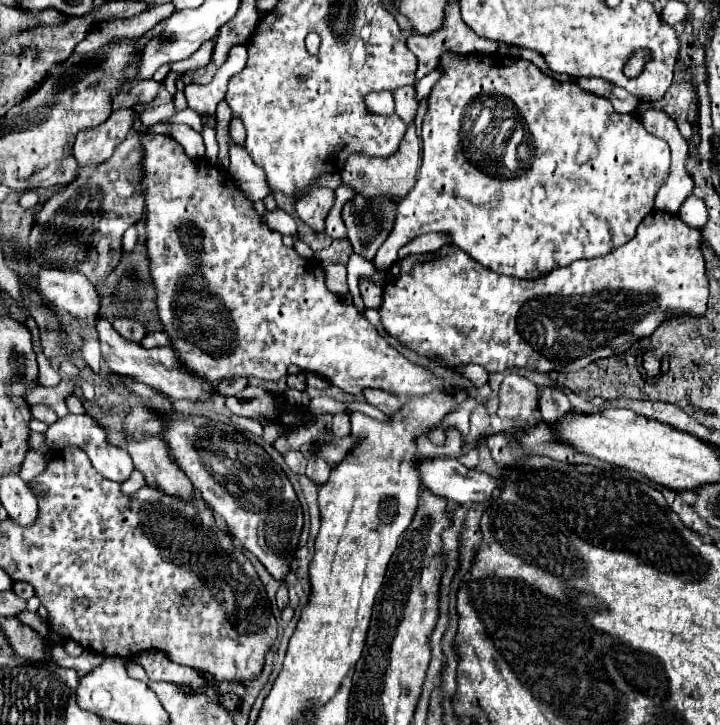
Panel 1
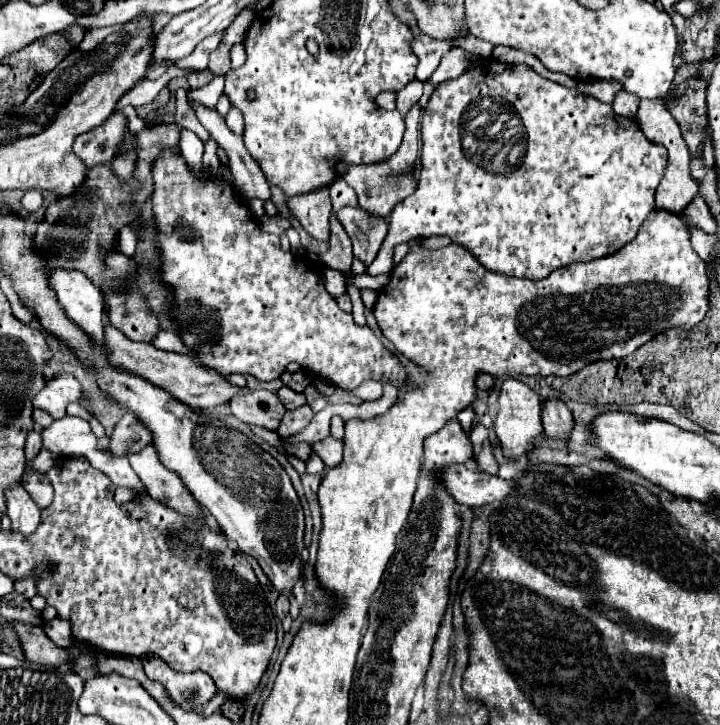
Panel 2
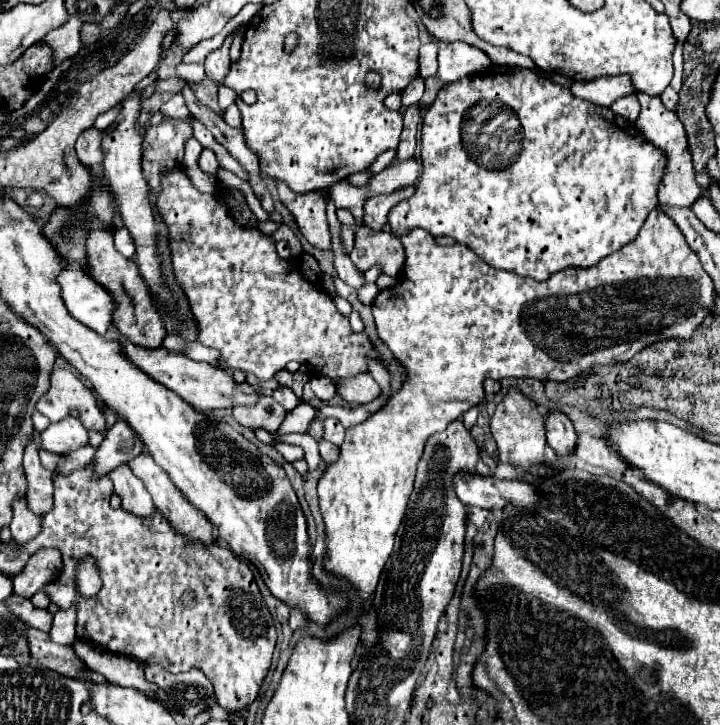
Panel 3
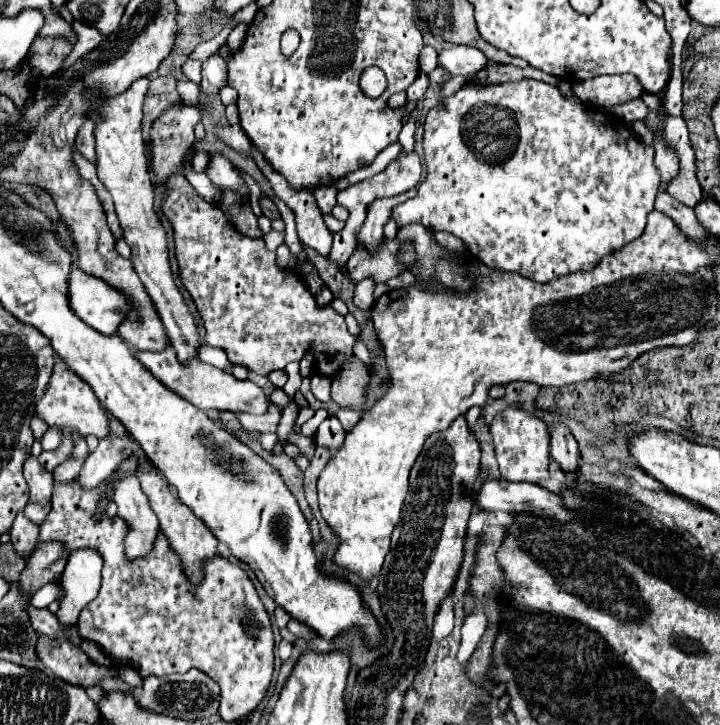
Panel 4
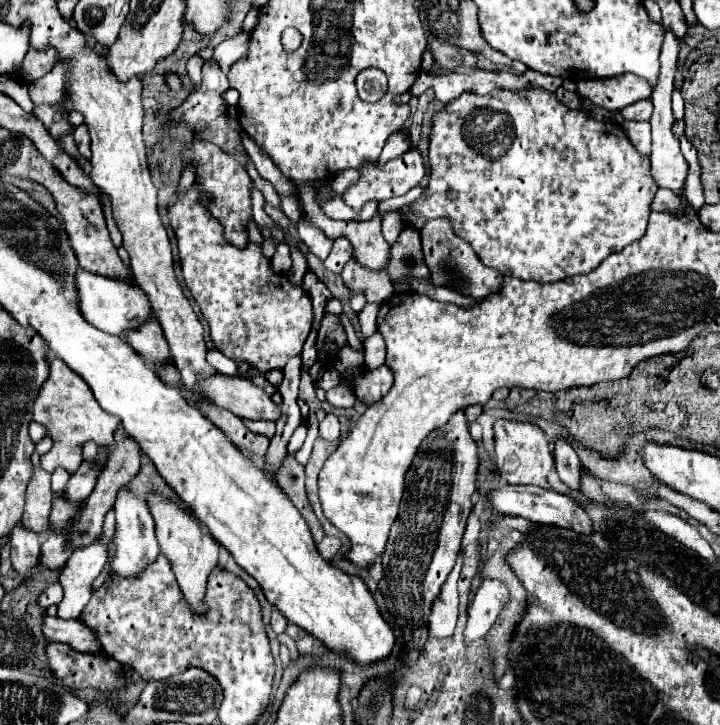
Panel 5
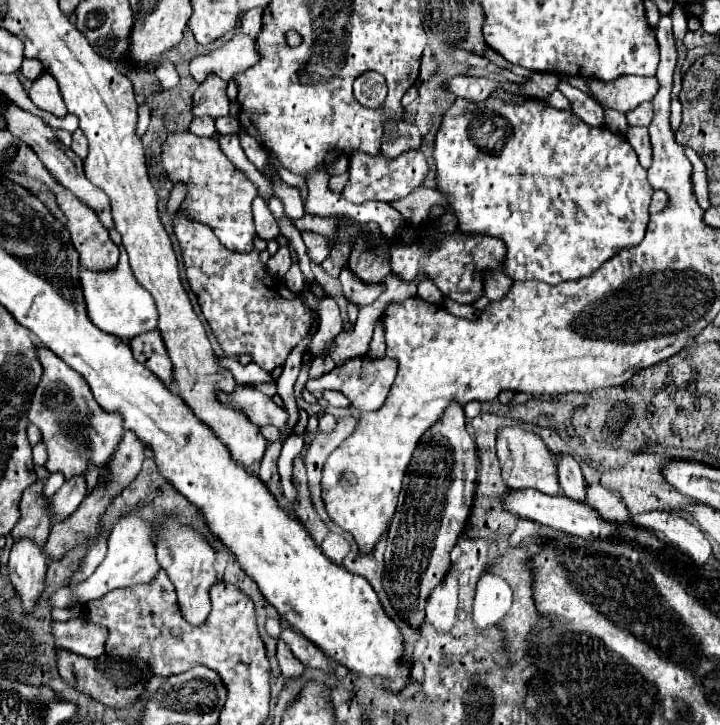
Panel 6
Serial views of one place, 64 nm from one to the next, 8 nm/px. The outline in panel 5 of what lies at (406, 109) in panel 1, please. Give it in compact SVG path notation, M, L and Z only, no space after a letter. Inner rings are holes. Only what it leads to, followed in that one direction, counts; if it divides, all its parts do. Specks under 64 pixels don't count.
M474 70L474 72L449 72L446 75L428 76L426 72L420 72L418 80L412 86L412 96L420 96L428 86L432 87L437 94L438 99L447 104L454 98L458 98L464 92L470 94L478 94L478 96L486 96L490 94L494 88L504 88L504 90L512 90L512 92L522 92L522 90L530 90L530 88L544 88L546 92L556 92L560 88L562 80L548 76L548 74L536 74L534 70L528 70L524 76L516 76L516 74L508 74L508 72L488 72L488 70Z

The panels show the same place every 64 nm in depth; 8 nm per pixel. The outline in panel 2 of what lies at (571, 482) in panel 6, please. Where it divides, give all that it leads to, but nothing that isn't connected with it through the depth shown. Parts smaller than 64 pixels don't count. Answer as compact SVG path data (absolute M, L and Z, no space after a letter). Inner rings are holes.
M548 400L544 402L544 410L542 410L542 426L548 438L568 442L574 428L574 420L564 402Z

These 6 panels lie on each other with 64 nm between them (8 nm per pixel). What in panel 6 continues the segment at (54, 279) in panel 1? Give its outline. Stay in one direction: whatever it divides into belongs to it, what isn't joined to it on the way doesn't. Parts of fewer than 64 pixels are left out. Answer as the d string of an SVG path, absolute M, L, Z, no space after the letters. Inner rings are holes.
M124 250L120 254L120 262L112 270L106 270L106 272L80 270L80 284L82 284L84 300L88 306L88 314L100 330L108 334L116 334L124 340L132 340L148 330L156 330L158 310L156 310L154 298L134 278L128 264L128 254Z

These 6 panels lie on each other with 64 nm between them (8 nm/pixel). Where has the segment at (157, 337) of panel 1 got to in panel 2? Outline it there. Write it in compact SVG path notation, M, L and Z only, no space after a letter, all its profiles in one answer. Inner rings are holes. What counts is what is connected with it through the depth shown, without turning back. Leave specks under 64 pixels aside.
M160 332L158 338L156 338L156 342L154 342L154 346L160 348L160 350L174 350L174 352L188 354L188 356L194 356L194 358L196 358L196 350L188 348L188 346L182 342L182 338L180 338L178 334L174 334L174 332Z

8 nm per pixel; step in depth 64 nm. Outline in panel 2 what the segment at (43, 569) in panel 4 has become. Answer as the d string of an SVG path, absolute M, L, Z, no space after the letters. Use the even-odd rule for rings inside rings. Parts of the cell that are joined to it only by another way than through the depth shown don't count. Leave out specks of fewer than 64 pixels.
M36 574L34 576L28 576L24 580L16 580L14 582L14 590L18 590L18 594L22 594L26 598L32 598L36 594L36 584L34 584L36 580L38 580Z

